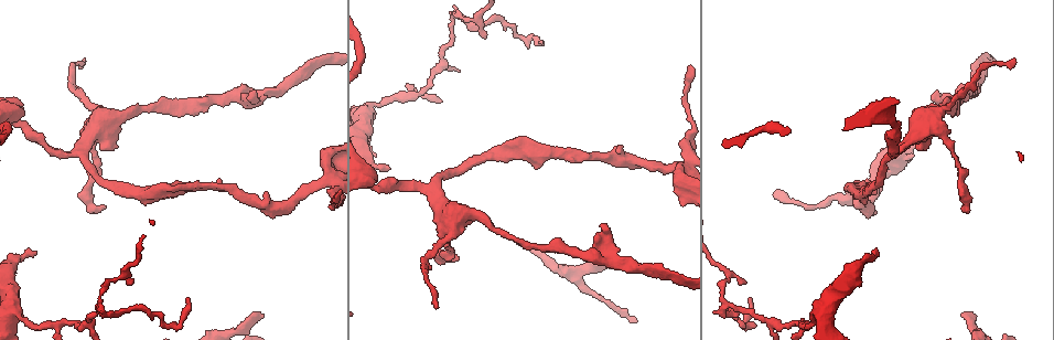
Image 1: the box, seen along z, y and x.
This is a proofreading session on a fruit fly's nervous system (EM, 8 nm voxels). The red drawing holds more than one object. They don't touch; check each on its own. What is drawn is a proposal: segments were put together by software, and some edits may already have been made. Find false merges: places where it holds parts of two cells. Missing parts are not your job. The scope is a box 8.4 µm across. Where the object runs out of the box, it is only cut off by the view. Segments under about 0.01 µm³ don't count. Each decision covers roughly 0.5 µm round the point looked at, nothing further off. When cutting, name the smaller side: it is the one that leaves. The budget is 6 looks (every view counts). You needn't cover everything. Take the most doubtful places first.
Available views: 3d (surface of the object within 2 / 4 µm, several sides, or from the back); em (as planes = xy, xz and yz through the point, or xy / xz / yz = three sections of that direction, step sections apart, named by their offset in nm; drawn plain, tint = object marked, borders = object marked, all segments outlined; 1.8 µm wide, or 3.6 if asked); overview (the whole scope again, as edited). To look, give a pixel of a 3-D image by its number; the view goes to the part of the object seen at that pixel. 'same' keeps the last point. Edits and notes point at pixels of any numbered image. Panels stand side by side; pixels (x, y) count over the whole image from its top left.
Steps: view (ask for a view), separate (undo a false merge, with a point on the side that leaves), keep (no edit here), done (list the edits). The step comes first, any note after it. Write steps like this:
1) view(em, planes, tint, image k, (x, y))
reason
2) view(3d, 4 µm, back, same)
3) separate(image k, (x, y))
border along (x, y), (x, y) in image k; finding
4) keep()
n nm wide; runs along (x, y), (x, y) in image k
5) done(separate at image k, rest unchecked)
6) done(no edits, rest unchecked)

view(3d, 4 µm, back, image 1, (451, 229))
abrupt turn

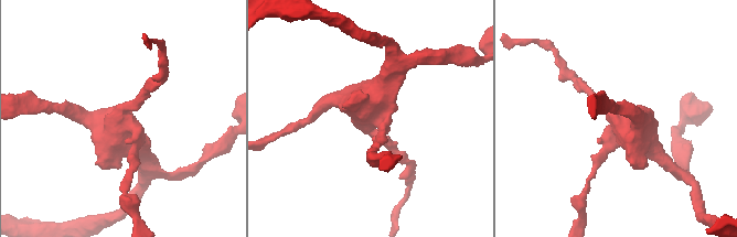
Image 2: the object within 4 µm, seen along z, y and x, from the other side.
view(em, 3.6 µm, planes, tint, image 2, (122, 122))
4 arms

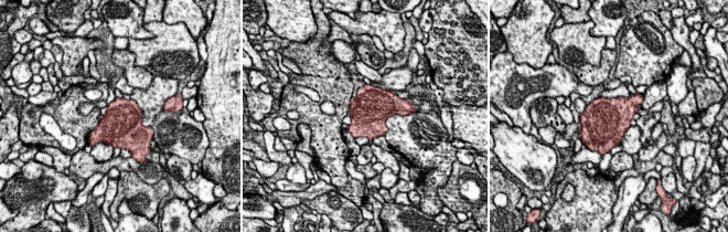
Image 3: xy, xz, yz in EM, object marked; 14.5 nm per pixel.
keep()
550 nm wide; all the same cell

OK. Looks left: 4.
view(3d, 4 µm, image 1, (56, 323))
narrows sharply

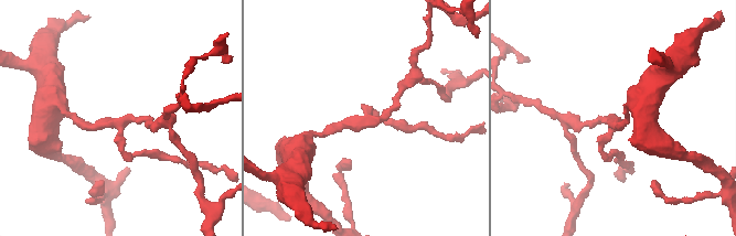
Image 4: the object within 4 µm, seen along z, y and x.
view(em, planes, plain, image 4, (613, 124))
3 arms; shape alone is not enough

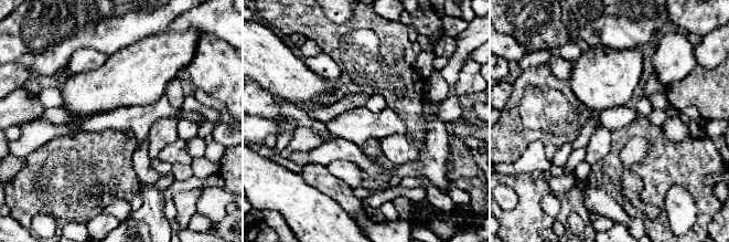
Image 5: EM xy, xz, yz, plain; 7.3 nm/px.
view(em, planes, tint, same)

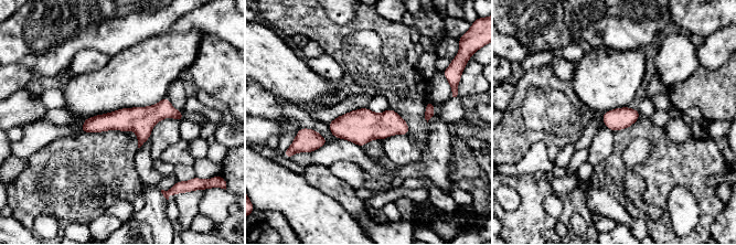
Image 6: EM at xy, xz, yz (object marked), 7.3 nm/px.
keep()
continuous, no second cell

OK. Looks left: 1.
done(no edits, rest unchecked)

